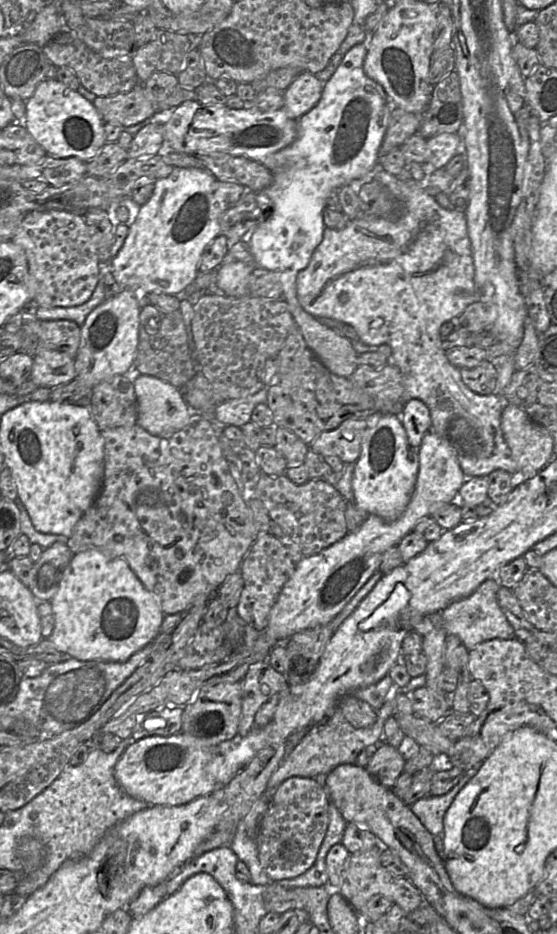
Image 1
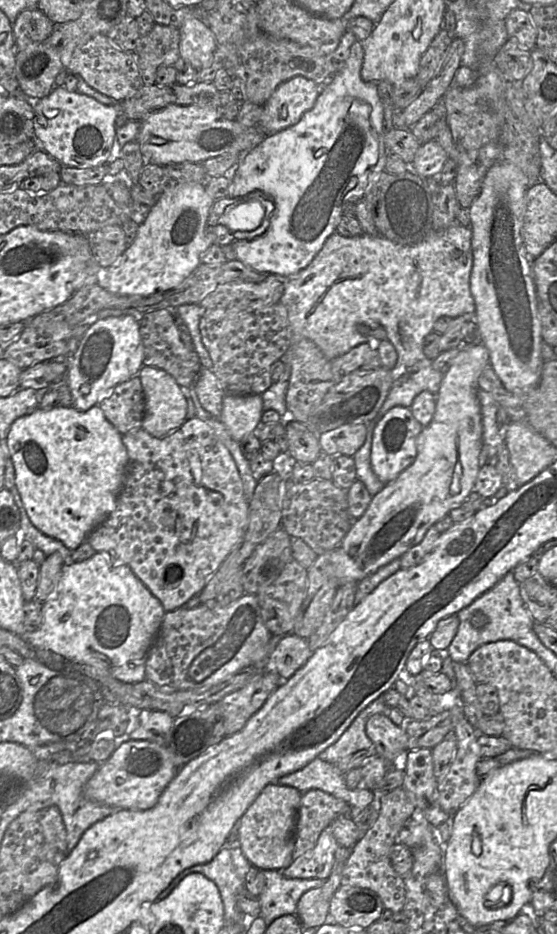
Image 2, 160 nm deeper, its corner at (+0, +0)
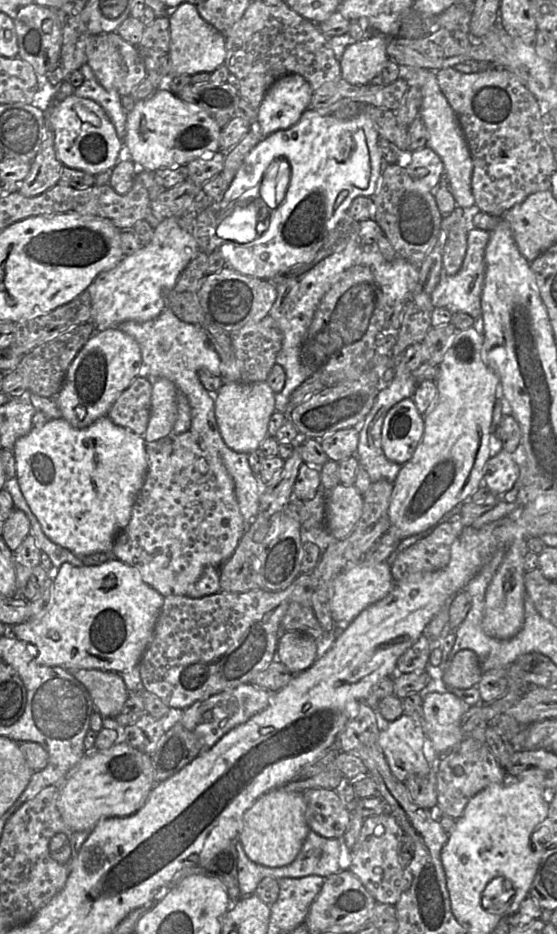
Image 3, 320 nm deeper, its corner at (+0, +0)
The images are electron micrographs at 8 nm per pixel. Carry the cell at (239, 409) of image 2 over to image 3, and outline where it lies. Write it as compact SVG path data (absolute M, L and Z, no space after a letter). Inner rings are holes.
M266 381L243 383L223 382L215 393L215 417L220 435L232 450L248 454L259 448L268 436L268 423L275 410L275 393Z

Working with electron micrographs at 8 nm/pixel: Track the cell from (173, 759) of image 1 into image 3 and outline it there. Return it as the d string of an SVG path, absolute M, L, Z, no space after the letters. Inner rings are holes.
M114 743L105 750L87 751L82 759L70 770L65 779L58 785L60 796L58 809L72 832L91 831L105 817L129 816L145 803L154 787L151 756L127 743Z

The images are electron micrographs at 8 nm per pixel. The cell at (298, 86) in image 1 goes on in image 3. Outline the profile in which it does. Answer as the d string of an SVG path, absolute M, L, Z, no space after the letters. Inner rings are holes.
M287 74L277 79L257 109L256 126L262 136L296 124L309 109L313 93L309 82L299 74Z

